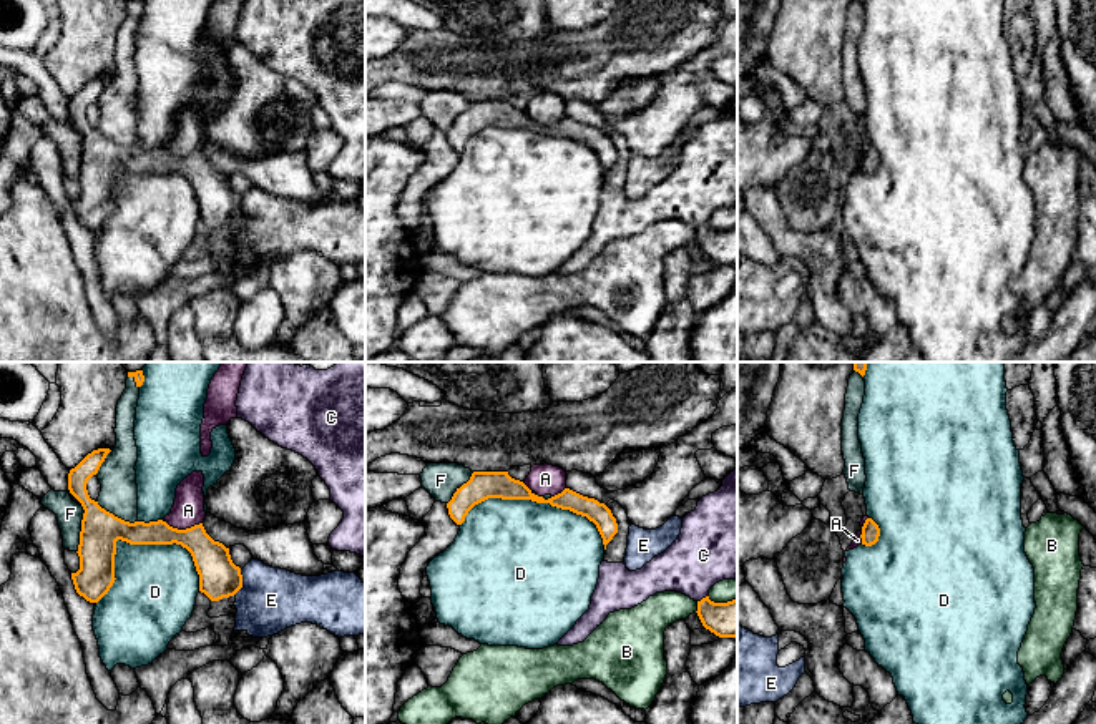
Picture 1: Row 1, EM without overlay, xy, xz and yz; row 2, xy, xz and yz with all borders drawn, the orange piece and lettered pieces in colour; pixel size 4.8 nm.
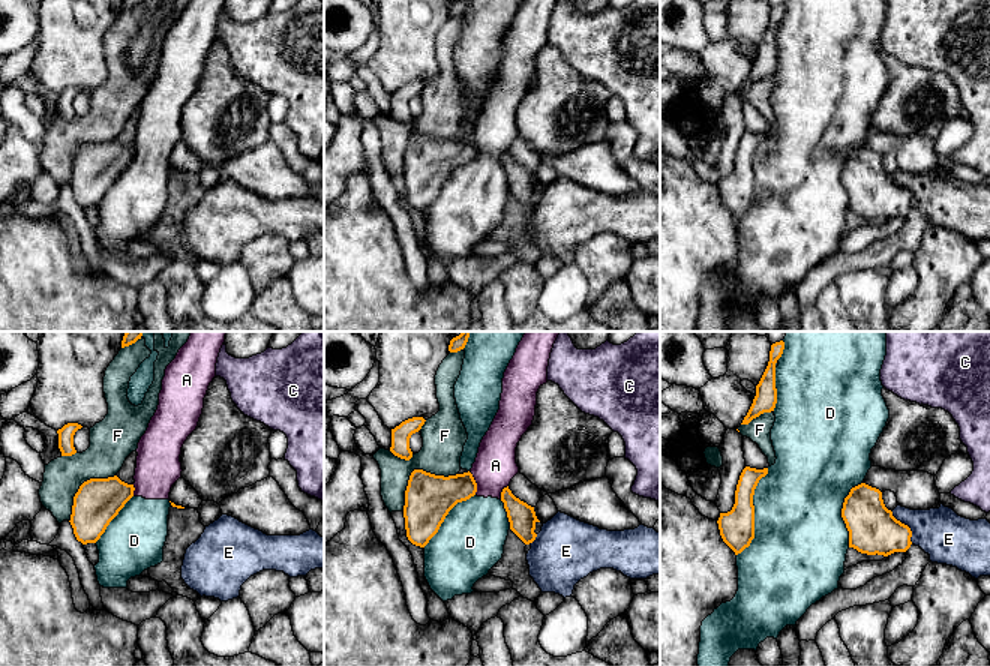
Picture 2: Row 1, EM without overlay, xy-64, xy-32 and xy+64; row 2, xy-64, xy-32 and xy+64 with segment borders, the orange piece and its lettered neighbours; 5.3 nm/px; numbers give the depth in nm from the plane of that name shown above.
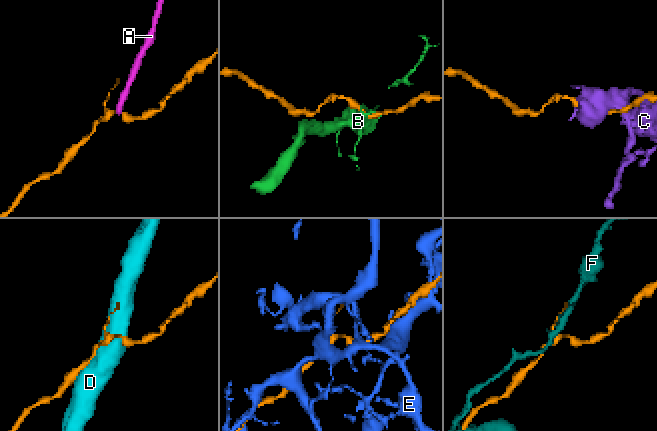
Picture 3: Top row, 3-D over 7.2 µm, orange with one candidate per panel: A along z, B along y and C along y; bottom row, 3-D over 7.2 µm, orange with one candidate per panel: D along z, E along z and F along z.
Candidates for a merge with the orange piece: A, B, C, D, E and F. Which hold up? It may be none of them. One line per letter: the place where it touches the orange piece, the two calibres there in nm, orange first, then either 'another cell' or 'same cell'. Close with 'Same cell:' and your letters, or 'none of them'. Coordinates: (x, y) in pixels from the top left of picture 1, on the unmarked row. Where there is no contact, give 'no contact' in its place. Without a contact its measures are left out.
A: meets orange in xy at (183, 158); 180 nm thick on the orange side, 160 nm on the other; another cell
B: meets orange in xz at (698, 234); 180 nm thick on the orange side, 180 nm on the other; another cell
C: meets orange in xz at (703, 226); 180 nm thick on the orange side, 320 nm on the other; another cell
D: meets orange in xz at (537, 130); 130 nm thick on the orange side, 500 nm on the other; another cell
E: meets orange in xy at (241, 211); 190 nm thick on the orange side, 300 nm on the other; another cell
F: meets orange in xy at (82, 156); 190 nm thick on the orange side, 120 nm on the other; another cell
Same cell: none of them

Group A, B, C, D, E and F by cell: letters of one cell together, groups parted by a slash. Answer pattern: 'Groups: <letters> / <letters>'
Groups: A D / B / C / E / F

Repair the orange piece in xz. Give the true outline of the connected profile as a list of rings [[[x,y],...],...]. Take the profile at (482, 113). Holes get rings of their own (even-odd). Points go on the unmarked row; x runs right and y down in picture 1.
[[[473,100],[470,108],[457,116],[452,128],[447,131],[448,143],[457,153],[462,153],[468,139],[488,126],[550,131],[551,135],[586,144],[596,153],[604,178],[618,161],[616,146],[604,131],[583,125],[570,116],[545,128],[543,125],[535,123],[523,110],[511,106],[508,100]]]

